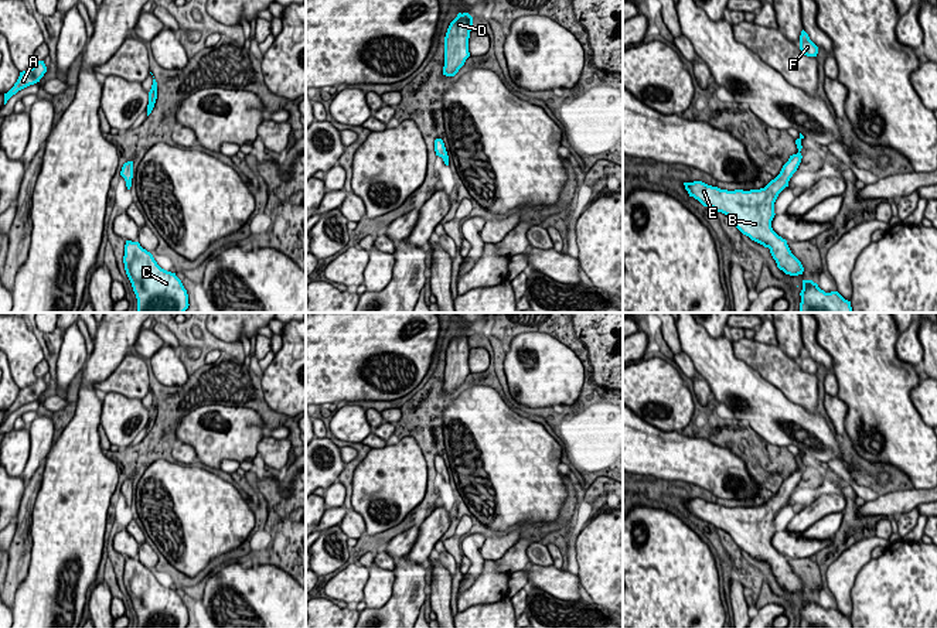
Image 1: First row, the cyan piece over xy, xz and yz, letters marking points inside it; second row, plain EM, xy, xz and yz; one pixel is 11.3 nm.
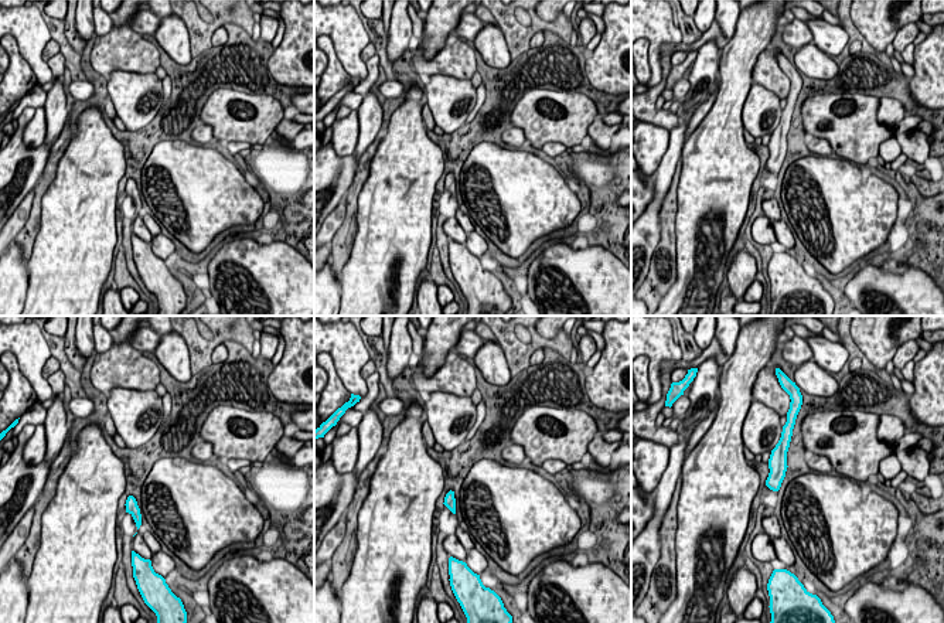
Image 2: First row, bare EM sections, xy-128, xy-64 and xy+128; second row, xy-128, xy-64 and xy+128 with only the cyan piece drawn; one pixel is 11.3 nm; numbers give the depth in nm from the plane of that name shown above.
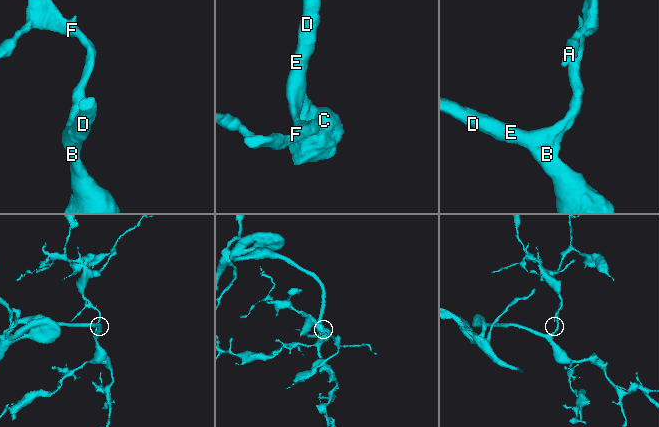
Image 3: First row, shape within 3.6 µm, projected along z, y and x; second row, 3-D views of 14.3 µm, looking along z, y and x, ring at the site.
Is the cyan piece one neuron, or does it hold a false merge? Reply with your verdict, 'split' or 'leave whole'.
leave whole

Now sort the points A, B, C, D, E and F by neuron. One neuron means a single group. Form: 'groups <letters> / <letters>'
groups A B C D E F

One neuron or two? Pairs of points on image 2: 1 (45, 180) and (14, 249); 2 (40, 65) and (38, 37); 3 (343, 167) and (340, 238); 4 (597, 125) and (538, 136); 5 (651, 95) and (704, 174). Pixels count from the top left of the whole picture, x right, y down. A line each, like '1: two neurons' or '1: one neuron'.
1: two neurons
2: one neuron
3: two neurons
4: two neurons
5: two neurons

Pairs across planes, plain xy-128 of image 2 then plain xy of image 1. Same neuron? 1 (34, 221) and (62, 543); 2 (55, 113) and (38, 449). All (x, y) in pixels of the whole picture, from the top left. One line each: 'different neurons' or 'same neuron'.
1: different neurons
2: same neuron

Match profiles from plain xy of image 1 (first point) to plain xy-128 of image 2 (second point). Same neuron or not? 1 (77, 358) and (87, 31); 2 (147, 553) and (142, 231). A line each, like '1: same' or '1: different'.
1: same
2: different

